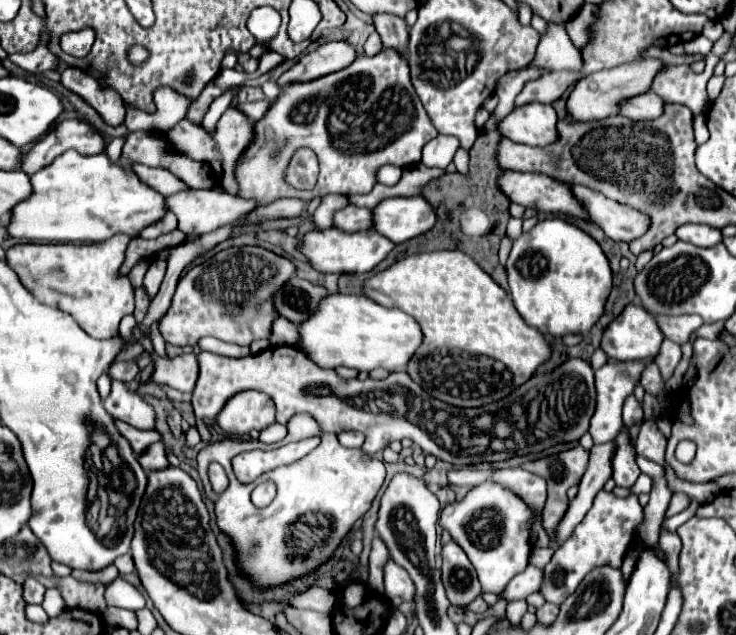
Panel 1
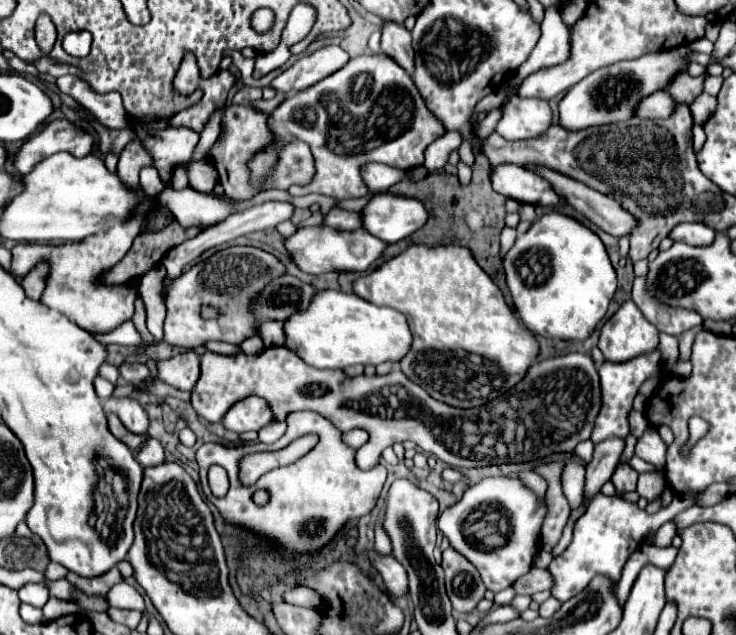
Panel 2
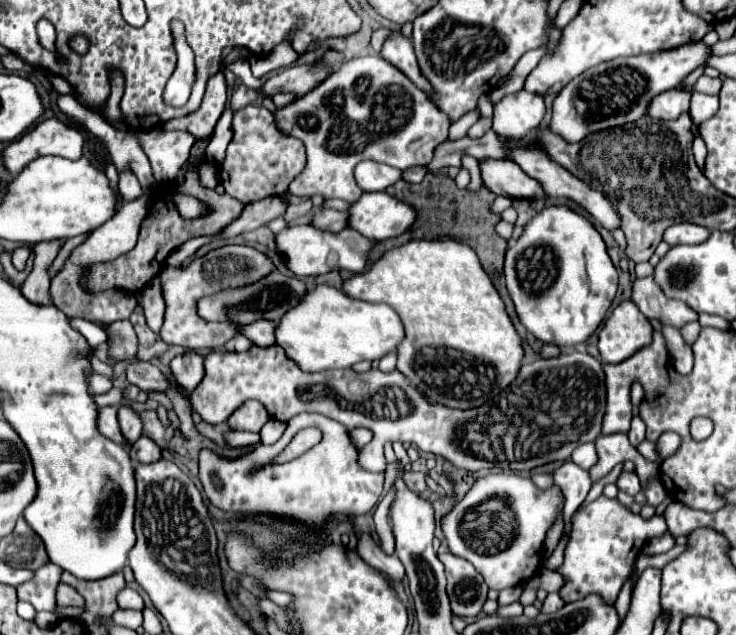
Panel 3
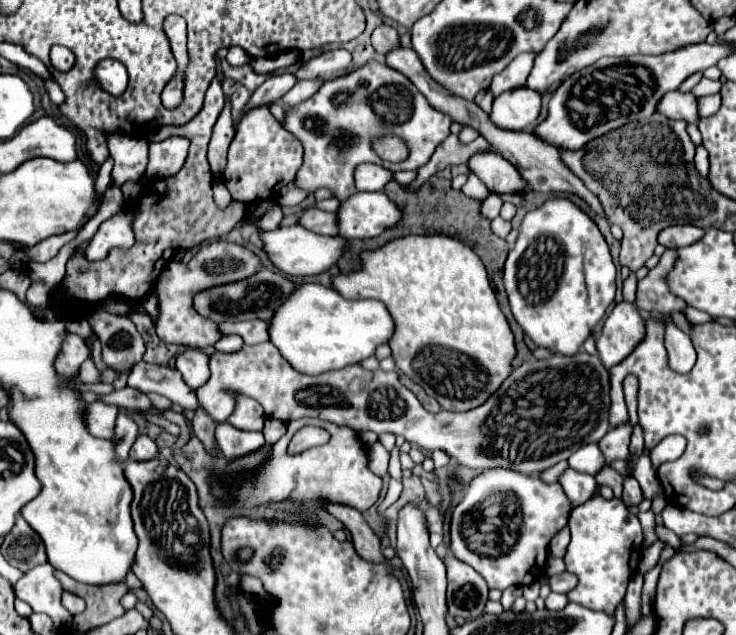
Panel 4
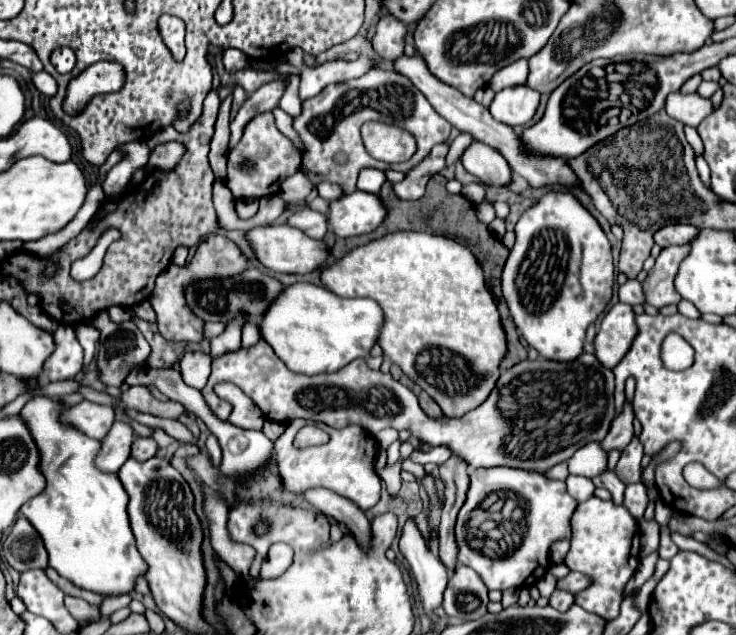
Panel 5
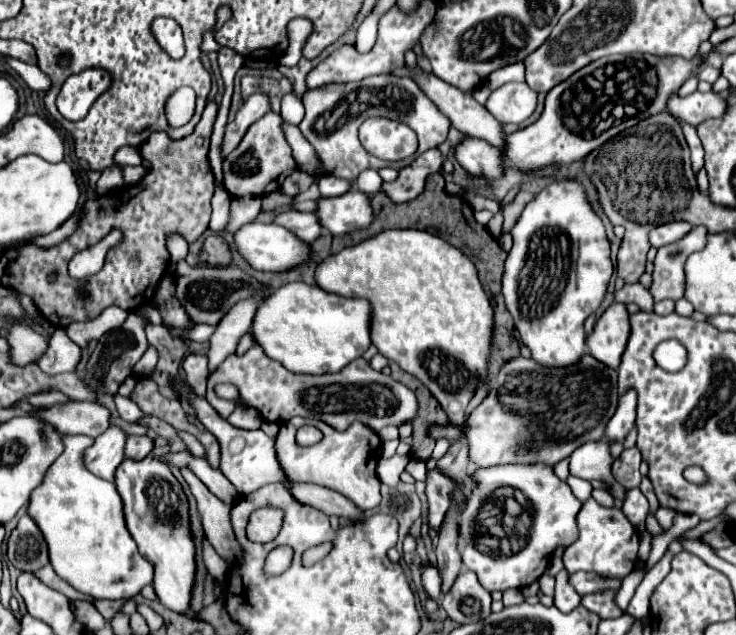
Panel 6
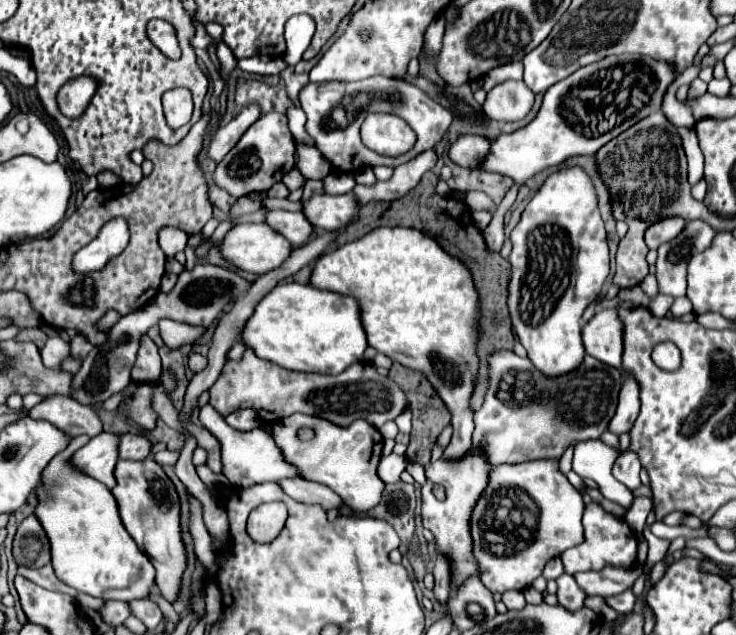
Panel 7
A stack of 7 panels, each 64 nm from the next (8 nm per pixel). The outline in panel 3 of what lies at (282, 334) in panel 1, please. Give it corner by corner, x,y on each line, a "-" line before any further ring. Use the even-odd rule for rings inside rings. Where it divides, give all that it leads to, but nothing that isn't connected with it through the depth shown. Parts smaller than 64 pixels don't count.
256,320
254,324
242,326
242,334
246,334
256,346
272,346
272,344
276,344
274,330
276,330
276,324
268,322
268,320

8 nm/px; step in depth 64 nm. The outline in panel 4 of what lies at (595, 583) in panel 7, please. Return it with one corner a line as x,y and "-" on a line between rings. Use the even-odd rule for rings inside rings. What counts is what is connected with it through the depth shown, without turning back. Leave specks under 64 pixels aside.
562,572
562,574
556,574
556,576
546,576
548,580
548,586
552,592
570,592
574,586
576,586
576,576
570,574
570,572

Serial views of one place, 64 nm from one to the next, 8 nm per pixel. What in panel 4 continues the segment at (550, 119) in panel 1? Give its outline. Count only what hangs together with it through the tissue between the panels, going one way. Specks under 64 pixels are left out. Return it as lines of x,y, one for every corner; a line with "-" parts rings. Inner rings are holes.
516,88
494,98
490,120
498,128
510,128
512,132
520,132
536,122
536,118
540,116
540,108
542,102
538,92
530,88

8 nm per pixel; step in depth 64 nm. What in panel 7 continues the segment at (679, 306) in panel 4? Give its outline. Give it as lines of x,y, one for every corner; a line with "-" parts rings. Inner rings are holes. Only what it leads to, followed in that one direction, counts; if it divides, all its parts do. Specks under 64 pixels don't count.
692,220
686,224
680,236
662,244
658,248
656,278
658,292
672,298
686,296
686,262
688,258
706,250
716,232
702,220

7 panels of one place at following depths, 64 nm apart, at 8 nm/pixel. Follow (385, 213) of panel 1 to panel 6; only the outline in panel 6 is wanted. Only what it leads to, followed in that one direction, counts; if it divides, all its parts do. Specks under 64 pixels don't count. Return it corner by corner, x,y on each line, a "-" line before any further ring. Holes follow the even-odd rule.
350,190
338,198
320,198
316,214
320,224
334,236
366,228
374,218
370,196
360,190

